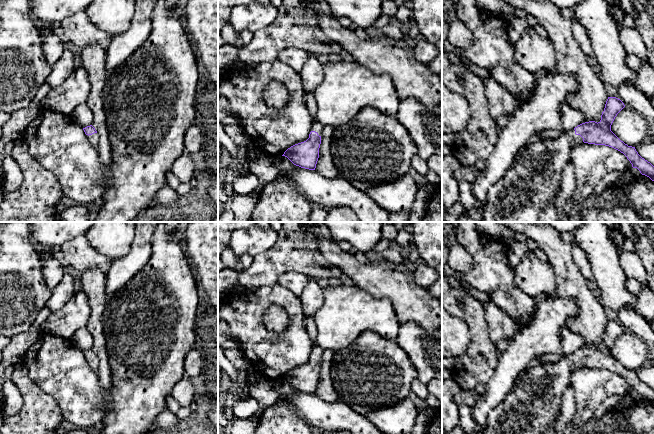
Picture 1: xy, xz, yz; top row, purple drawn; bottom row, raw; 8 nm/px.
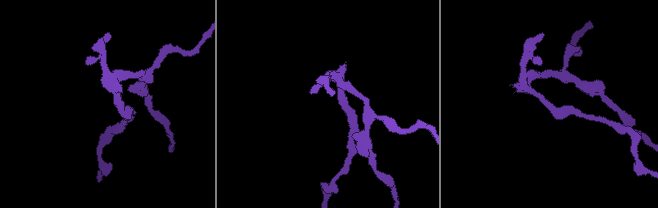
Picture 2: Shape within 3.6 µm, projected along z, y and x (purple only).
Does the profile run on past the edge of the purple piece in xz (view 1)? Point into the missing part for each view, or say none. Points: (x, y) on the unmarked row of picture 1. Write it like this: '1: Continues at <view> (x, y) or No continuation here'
1: Continues at xz (316, 350)

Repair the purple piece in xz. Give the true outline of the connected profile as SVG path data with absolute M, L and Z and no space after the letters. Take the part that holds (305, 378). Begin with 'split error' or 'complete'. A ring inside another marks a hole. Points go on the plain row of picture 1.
split error | M316 342L312 348L309 362L288 372L282 380L287 381L294 389L301 392L315 394L319 382L321 357L324 352Z

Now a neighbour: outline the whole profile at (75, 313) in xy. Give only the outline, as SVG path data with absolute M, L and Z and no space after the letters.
M80 290L74 292L61 309L51 313L41 328L46 333L70 340L79 328L87 325L90 314L88 297L83 290Z

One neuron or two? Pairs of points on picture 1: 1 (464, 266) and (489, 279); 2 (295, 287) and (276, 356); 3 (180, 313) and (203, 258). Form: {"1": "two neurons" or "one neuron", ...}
{"1": "two neurons", "2": "two neurons", "3": "two neurons"}

